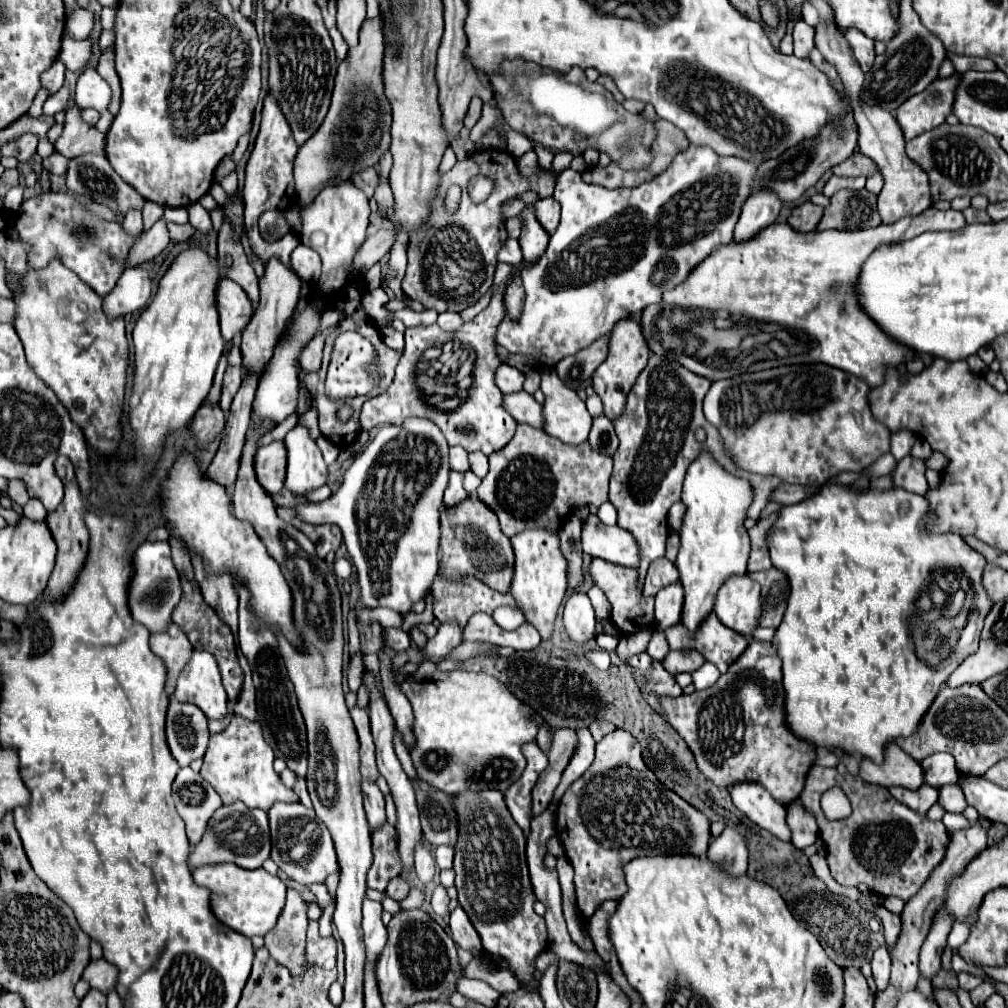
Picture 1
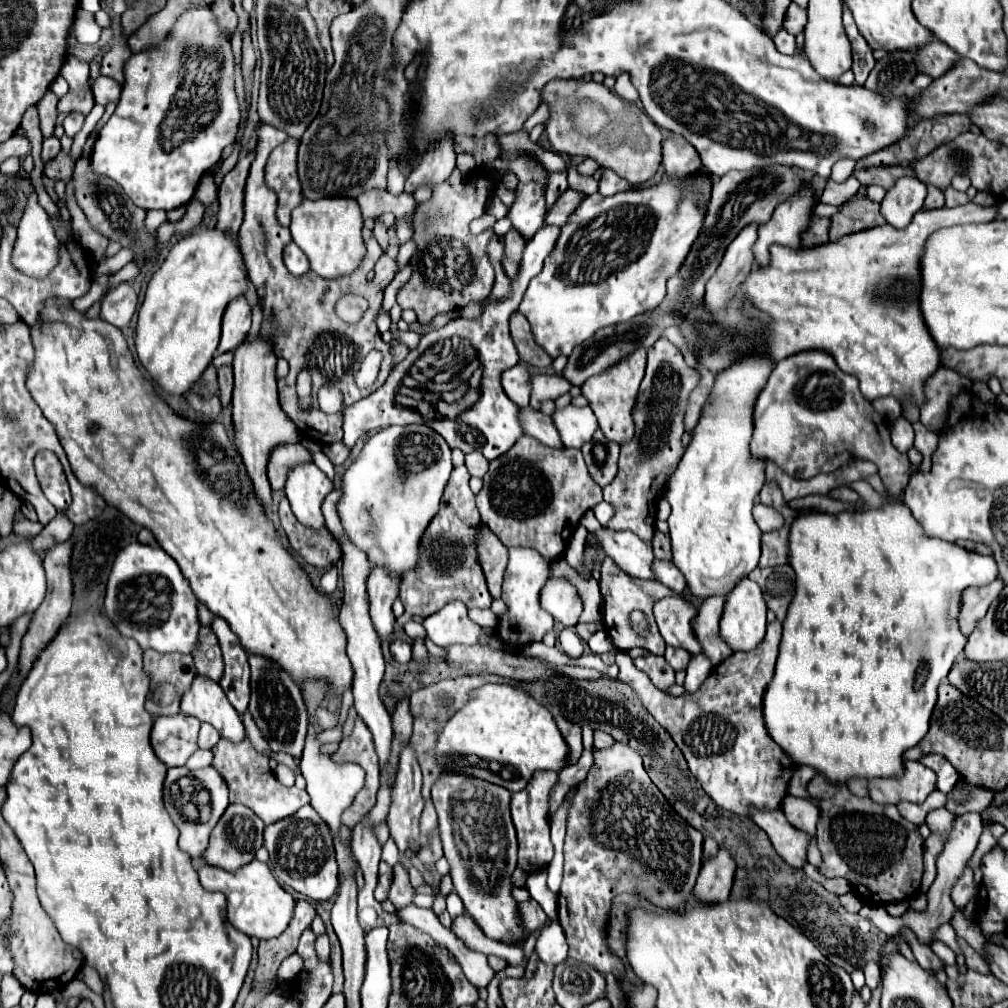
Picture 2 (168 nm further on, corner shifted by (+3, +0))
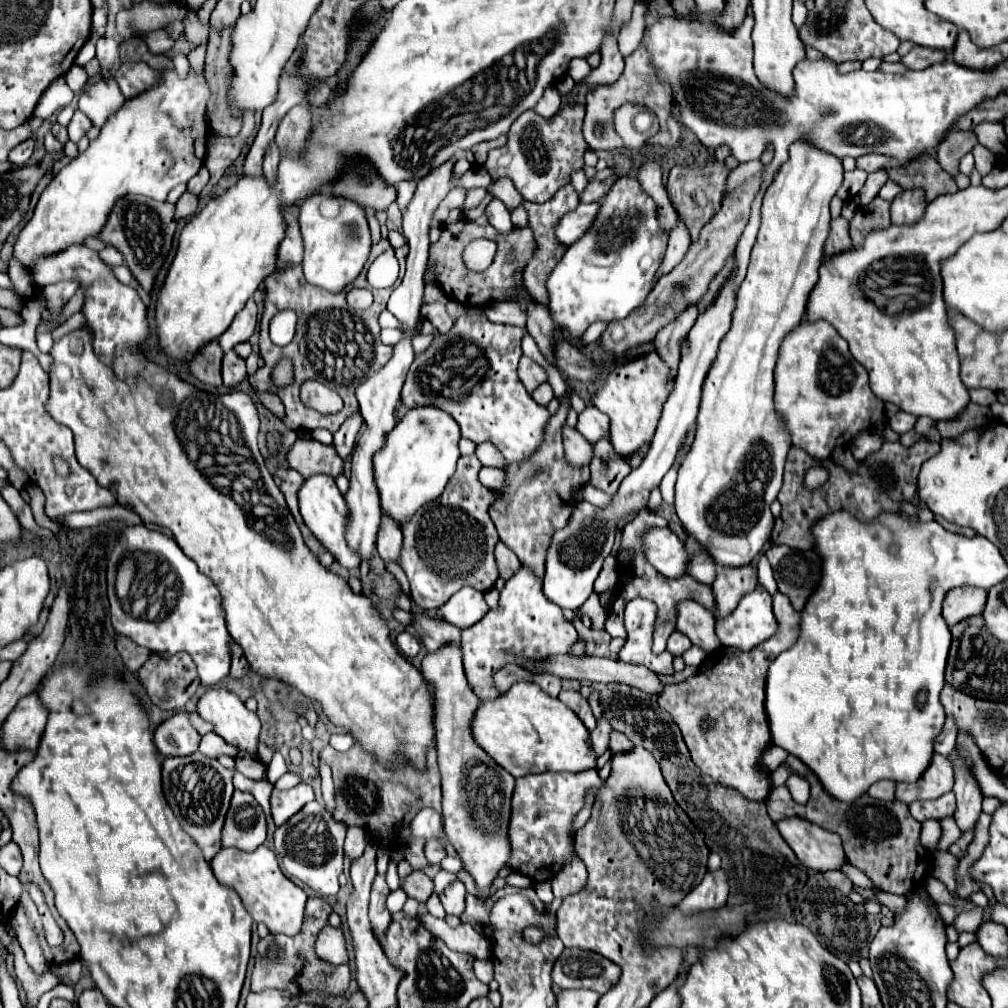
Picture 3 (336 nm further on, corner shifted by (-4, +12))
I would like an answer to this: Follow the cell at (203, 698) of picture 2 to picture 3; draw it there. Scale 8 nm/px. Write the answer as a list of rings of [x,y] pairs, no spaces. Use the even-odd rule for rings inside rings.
[[[225,687],[207,689],[199,703],[197,713],[215,725],[215,733],[221,735],[227,743],[235,745],[241,751],[255,753],[257,737],[261,729],[259,717],[245,707],[239,695],[227,691]]]

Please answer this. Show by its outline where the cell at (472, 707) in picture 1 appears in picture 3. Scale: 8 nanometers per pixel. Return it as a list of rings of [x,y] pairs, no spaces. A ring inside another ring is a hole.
[[[517,681],[497,699],[479,701],[471,723],[473,739],[485,753],[515,779],[543,771],[585,771],[595,767],[589,731],[581,719],[559,699],[547,695],[537,683]]]

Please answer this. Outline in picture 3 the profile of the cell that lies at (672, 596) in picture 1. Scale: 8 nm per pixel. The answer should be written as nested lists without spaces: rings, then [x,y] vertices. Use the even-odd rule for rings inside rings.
[[[681,601],[677,603],[677,623],[675,629],[679,629],[683,635],[691,639],[693,645],[699,645],[707,653],[713,653],[719,649],[719,639],[715,635],[715,617],[709,609],[701,607],[697,601]]]

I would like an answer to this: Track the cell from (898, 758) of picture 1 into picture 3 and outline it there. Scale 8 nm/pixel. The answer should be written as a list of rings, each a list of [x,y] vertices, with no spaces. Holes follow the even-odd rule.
[[[933,755],[929,767],[915,783],[897,783],[895,797],[911,803],[915,799],[937,799],[945,791],[953,789],[953,765],[943,755]]]

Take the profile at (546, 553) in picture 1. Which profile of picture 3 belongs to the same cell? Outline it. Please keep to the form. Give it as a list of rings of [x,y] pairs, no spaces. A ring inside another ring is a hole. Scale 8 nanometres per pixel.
[[[521,565],[519,571],[505,583],[499,607],[491,609],[479,623],[465,629],[461,635],[461,651],[467,681],[479,699],[493,699],[499,693],[493,687],[491,675],[499,667],[507,663],[521,665],[523,661],[545,659],[557,653],[569,653],[575,641],[575,627],[569,621],[565,621],[561,609],[543,595],[541,577],[533,575],[529,567]]]

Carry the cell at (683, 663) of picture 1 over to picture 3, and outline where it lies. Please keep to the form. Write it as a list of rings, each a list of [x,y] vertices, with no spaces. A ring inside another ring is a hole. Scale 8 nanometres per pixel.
[[[673,631],[671,633],[671,637],[669,637],[669,641],[667,641],[667,651],[671,653],[671,655],[683,655],[687,649],[691,647],[691,641],[683,635],[683,633],[679,633],[679,631]]]

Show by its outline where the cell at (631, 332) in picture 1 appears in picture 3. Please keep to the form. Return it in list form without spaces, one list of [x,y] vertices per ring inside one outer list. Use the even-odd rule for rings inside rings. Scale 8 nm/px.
[[[645,353],[633,357],[625,363],[617,363],[591,395],[593,407],[611,419],[611,443],[619,455],[625,459],[635,453],[643,443],[653,439],[657,421],[661,417],[661,407],[669,393],[673,391],[673,381],[667,381],[669,369],[659,359],[657,353]]]

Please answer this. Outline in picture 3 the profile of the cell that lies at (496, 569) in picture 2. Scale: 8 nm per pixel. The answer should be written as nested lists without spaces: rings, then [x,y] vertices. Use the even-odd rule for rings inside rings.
[[[499,541],[497,545],[495,545],[495,561],[497,561],[497,567],[499,567],[499,577],[501,579],[509,579],[515,571],[517,571],[517,567],[521,565],[521,561],[517,559],[517,555],[503,543],[503,541]]]

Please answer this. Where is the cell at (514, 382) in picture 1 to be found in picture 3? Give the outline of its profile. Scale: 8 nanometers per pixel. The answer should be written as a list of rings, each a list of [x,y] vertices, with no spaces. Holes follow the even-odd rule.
[[[521,357],[521,361],[519,361],[519,379],[521,379],[521,383],[525,385],[525,389],[531,393],[535,387],[539,387],[541,383],[545,383],[547,381],[547,375],[545,375],[545,371],[535,363],[535,361],[531,361],[529,357]]]

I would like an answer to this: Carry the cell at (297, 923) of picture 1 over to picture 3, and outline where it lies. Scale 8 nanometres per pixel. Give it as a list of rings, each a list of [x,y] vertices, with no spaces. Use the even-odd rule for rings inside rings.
[[[309,895],[307,907],[305,907],[303,927],[295,937],[269,933],[265,939],[261,939],[259,947],[257,947],[255,971],[253,971],[253,977],[251,977],[251,991],[263,991],[263,989],[269,989],[269,987],[277,987],[277,989],[291,991],[295,997],[303,995],[311,989],[321,989],[321,991],[331,993],[331,995],[345,993],[347,985],[349,985],[349,979],[351,979],[349,967],[347,965],[329,967],[327,963],[323,965],[321,959],[317,959],[317,955],[313,953],[315,937],[327,925],[329,913],[331,913],[331,905],[323,897]]]

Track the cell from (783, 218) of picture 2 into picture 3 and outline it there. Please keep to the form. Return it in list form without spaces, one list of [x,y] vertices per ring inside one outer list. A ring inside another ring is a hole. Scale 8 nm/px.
[[[793,143],[789,161],[781,165],[773,183],[765,191],[761,207],[761,227],[751,251],[745,281],[737,293],[737,309],[725,339],[721,341],[715,363],[703,383],[701,409],[697,417],[695,441],[679,467],[675,485],[675,509],[687,531],[719,567],[743,567],[765,547],[773,529],[769,505],[777,499],[783,481],[783,465],[791,439],[781,431],[781,419],[773,407],[773,369],[783,339],[799,327],[805,315],[805,303],[811,287],[817,283],[817,269],[823,261],[823,243],[829,235],[829,201],[843,183],[843,167],[833,155],[827,155],[809,143]]]

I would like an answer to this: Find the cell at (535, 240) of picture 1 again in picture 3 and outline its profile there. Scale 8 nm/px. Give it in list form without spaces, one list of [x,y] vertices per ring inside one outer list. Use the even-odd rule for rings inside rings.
[[[563,107],[551,119],[543,119],[535,111],[525,111],[509,129],[509,141],[501,149],[491,149],[485,169],[493,179],[509,177],[515,189],[531,203],[549,201],[563,185],[569,183],[569,175],[583,167],[583,153],[587,143],[581,135],[585,107]]]

